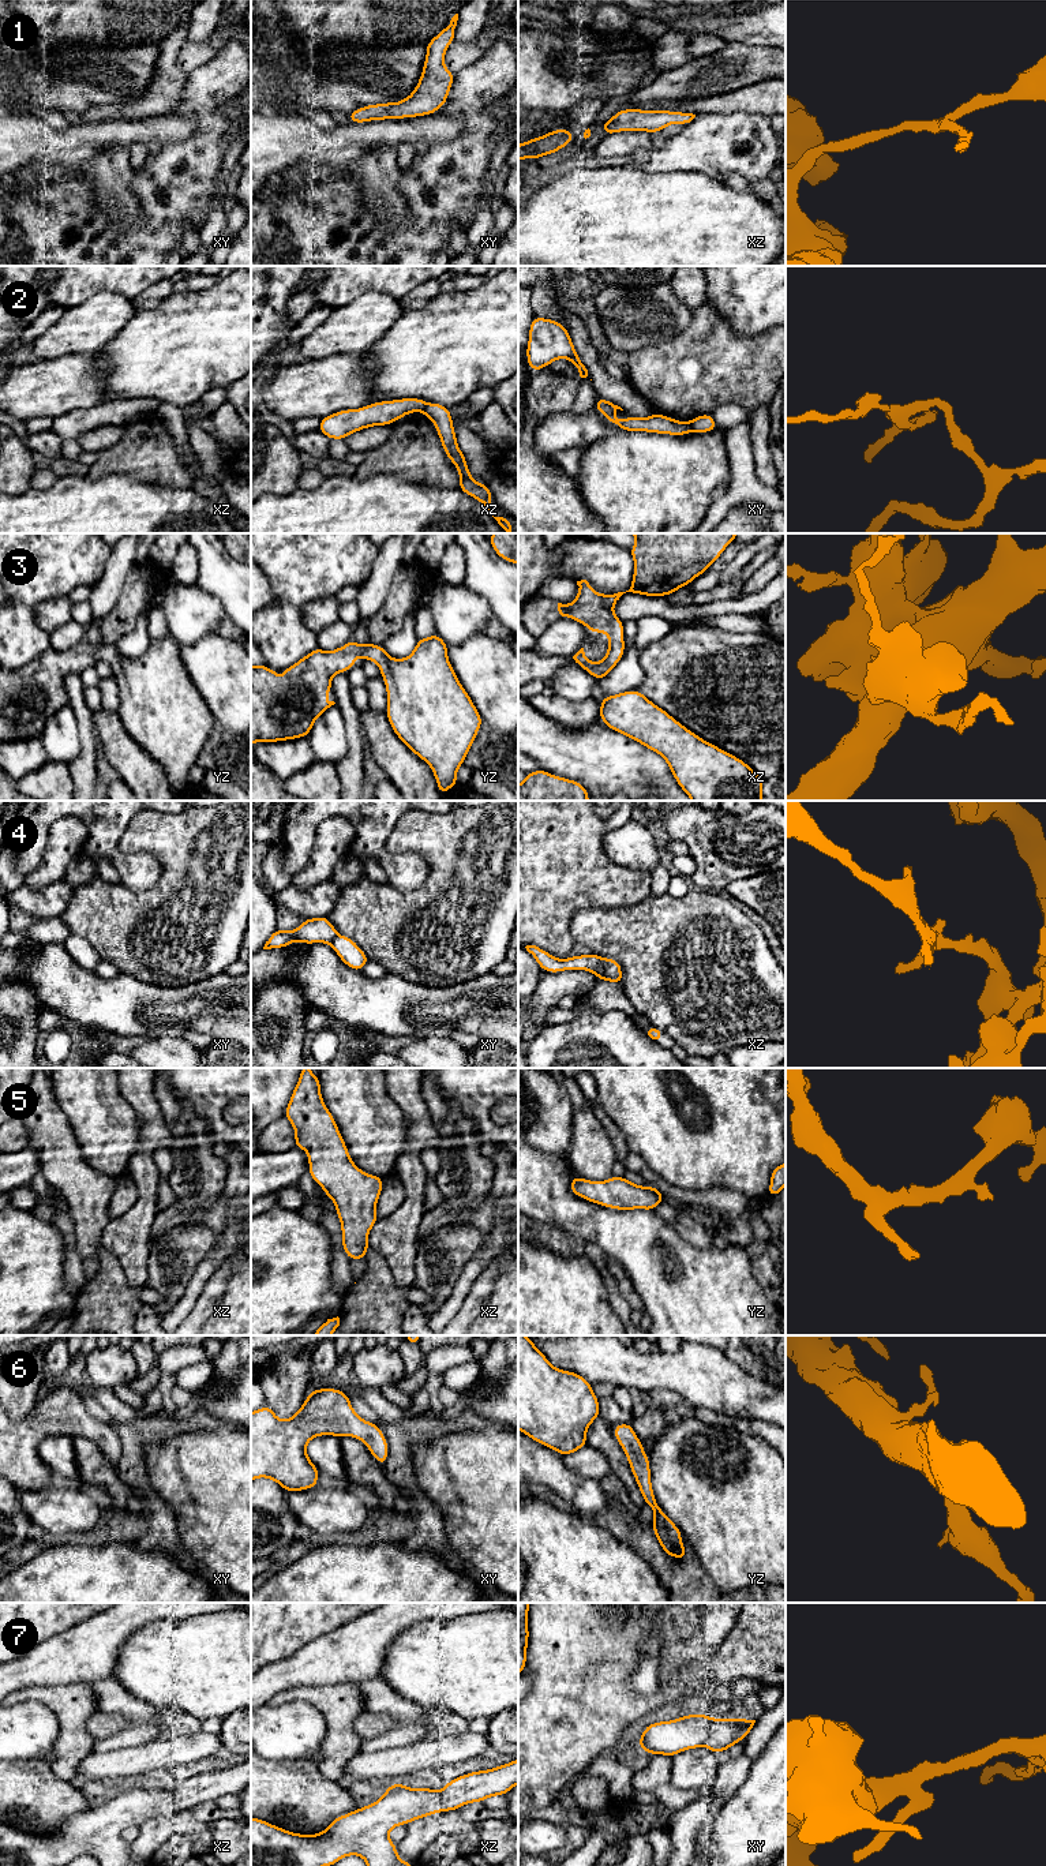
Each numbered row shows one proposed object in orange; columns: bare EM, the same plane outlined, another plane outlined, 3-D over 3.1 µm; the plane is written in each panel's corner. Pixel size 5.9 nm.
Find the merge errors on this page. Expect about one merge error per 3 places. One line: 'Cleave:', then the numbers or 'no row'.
Cleave: 2, 4

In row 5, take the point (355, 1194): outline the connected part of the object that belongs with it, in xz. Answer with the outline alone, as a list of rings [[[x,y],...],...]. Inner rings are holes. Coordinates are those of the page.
[[[310,1068],[301,1069],[284,1117],[286,1117],[295,1128],[295,1147],[307,1151],[310,1162],[308,1173],[314,1181],[323,1188],[325,1195],[334,1202],[337,1215],[341,1221],[344,1252],[350,1260],[365,1259],[368,1233],[379,1219],[375,1214],[375,1209],[383,1189],[383,1179],[364,1173],[349,1158],[349,1150],[340,1134],[337,1123],[320,1095],[319,1076],[314,1075]]]

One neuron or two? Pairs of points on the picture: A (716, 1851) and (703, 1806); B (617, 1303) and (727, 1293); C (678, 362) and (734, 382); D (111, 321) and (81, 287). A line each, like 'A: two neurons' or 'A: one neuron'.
A: two neurons
B: two neurons
C: one neuron
D: two neurons

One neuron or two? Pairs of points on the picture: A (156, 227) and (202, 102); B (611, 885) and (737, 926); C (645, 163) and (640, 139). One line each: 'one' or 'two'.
A: one
B: two
C: two

